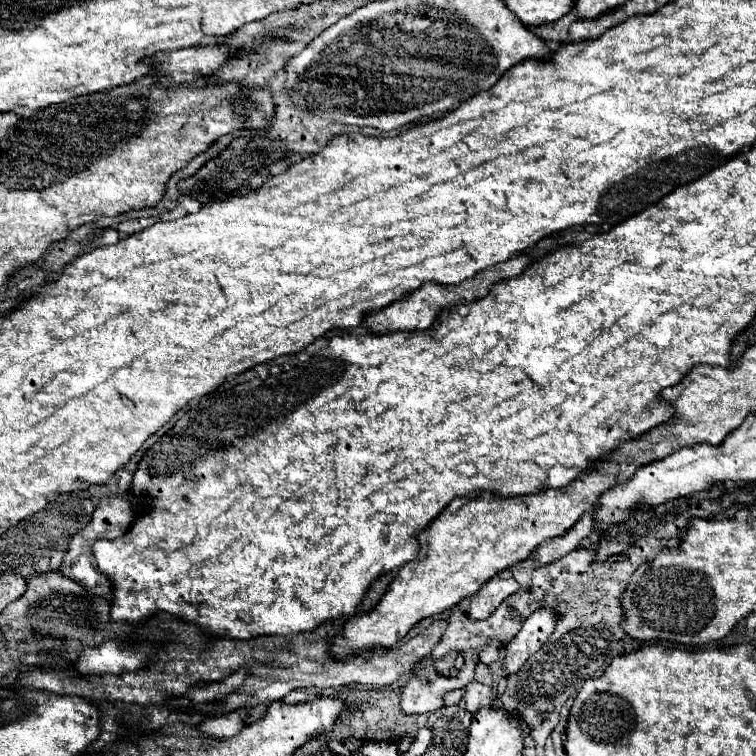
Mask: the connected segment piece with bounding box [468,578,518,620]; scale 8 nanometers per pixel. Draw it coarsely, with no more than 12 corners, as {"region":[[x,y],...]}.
{"region":[[492,578],[472,598],[468,616],[488,618],[518,590],[514,578]]}

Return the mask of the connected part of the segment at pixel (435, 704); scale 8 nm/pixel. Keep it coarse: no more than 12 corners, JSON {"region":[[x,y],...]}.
{"region":[[464,654],[456,678],[440,676],[422,660],[402,688],[404,714],[426,714],[442,706],[446,690],[464,688],[478,660]]}

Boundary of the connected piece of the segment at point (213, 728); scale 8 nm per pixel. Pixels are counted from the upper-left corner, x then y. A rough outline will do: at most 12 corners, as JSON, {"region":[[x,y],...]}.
{"region":[[244,710],[208,718],[200,730],[212,738],[230,738],[244,726]]}

